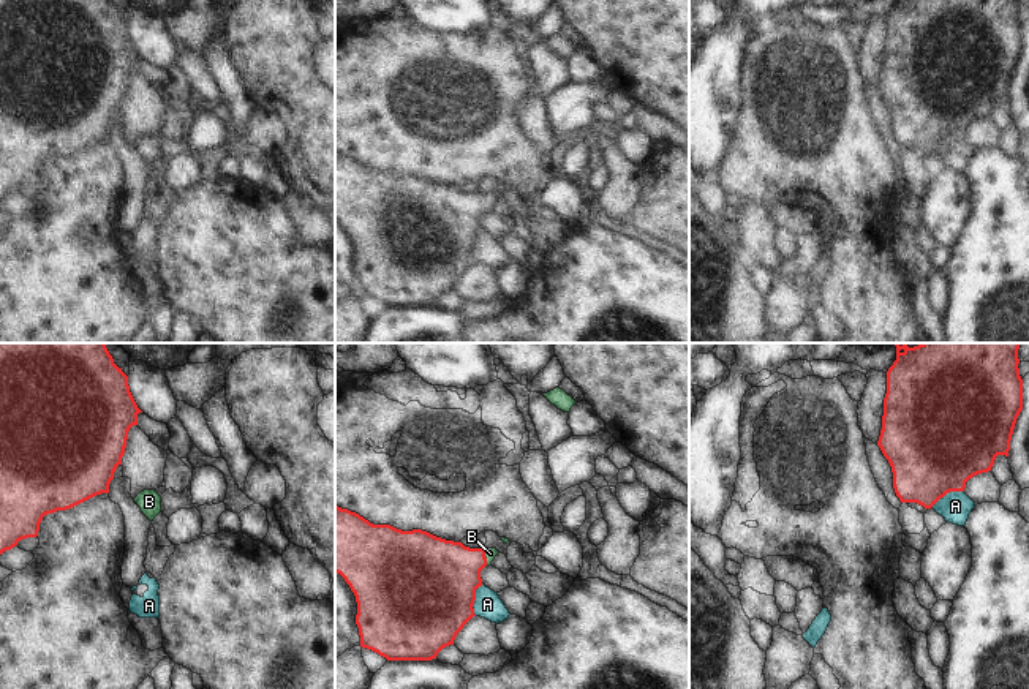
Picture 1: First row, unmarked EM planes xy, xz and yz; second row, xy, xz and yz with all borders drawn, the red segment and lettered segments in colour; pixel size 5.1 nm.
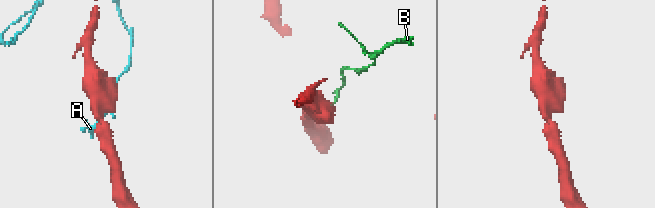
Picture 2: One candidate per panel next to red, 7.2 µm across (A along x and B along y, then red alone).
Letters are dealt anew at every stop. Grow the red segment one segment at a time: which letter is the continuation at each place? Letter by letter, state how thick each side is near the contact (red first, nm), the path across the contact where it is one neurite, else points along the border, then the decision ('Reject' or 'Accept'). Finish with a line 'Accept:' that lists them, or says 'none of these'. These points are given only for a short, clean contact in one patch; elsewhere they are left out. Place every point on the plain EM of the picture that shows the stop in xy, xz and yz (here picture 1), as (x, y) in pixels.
A: Thickness 500 nm (red) against 140 nm. Reject
B: Thickness 380 nm (red) against 60 nm. Path across: xz (441, 223), (473, 206), (486, 204), (490, 199). Accept
Accept: B.

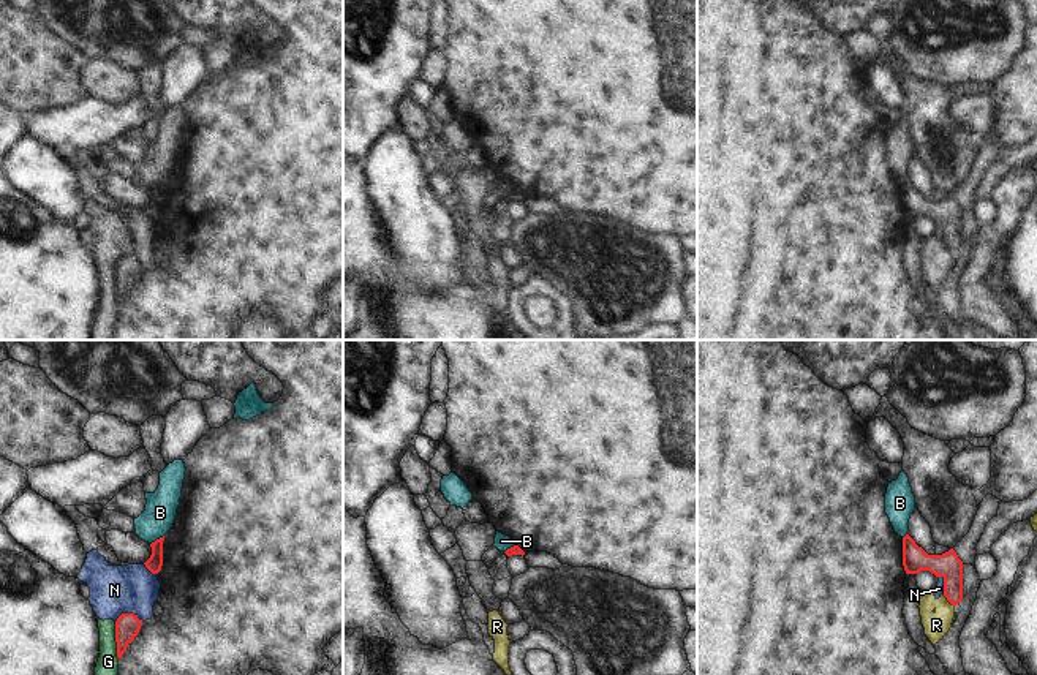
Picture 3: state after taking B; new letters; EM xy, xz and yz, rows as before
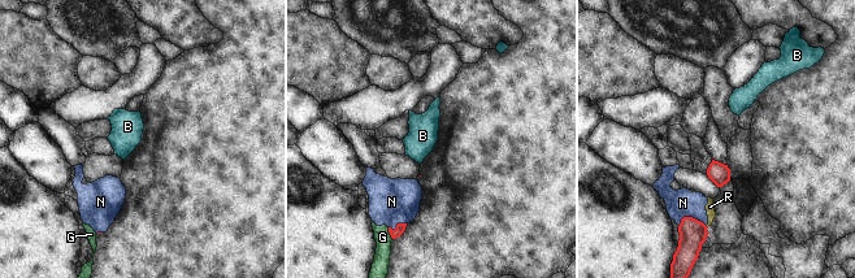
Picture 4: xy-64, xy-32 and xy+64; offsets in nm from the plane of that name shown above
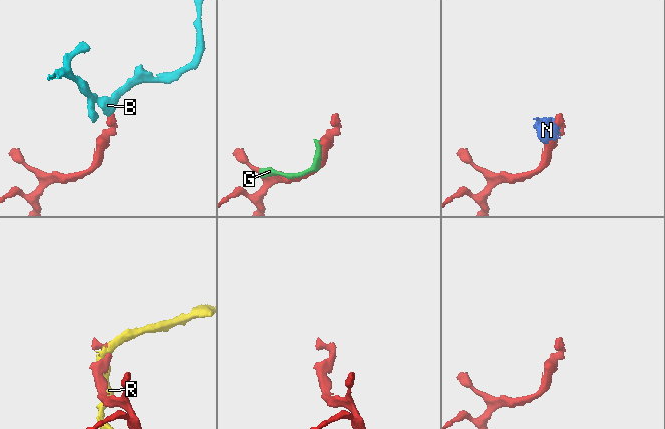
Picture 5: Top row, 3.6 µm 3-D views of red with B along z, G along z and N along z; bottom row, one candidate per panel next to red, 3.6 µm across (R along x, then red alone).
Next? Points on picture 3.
B: Thickness 80 nm (red) against 160 nm. Boundary: xy (163, 181), (150, 190). Reject
G: Thickness 130 nm (red) against 120 nm. Reject
N: Thickness 130 nm (red) against 260 nm. Reject
R: Thickness 130 nm (red) against 130 nm. Boundary: yz (942, 239), (954, 252). Reject
Accept: none of these.

